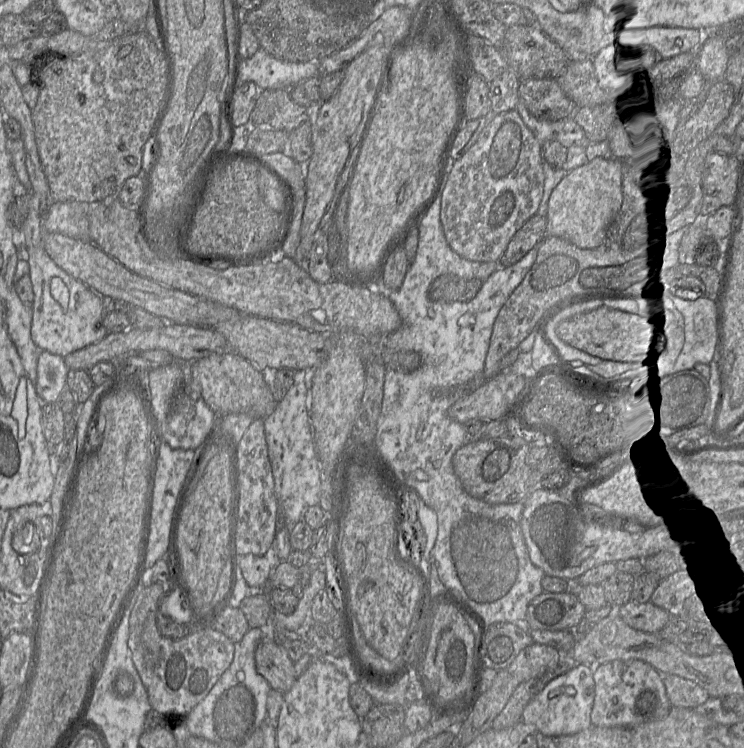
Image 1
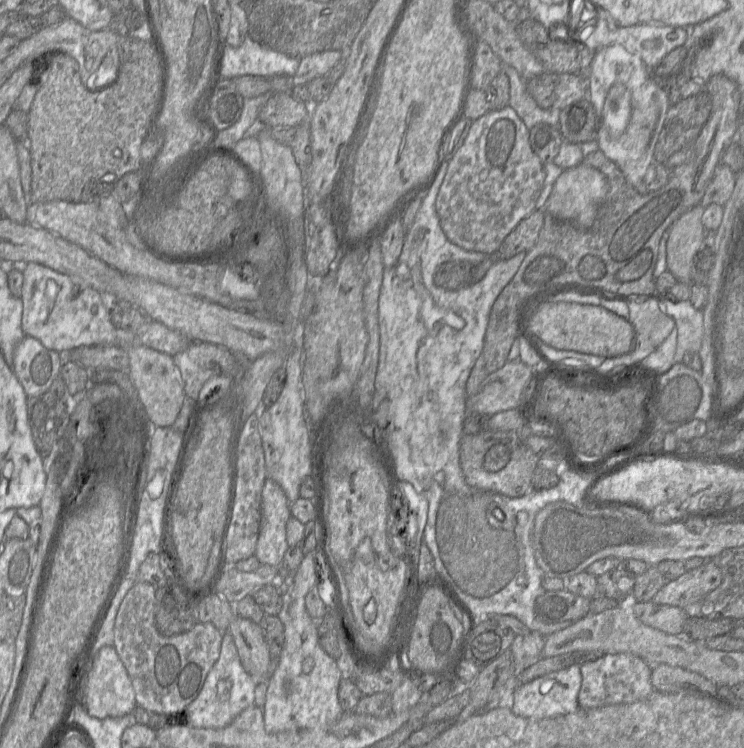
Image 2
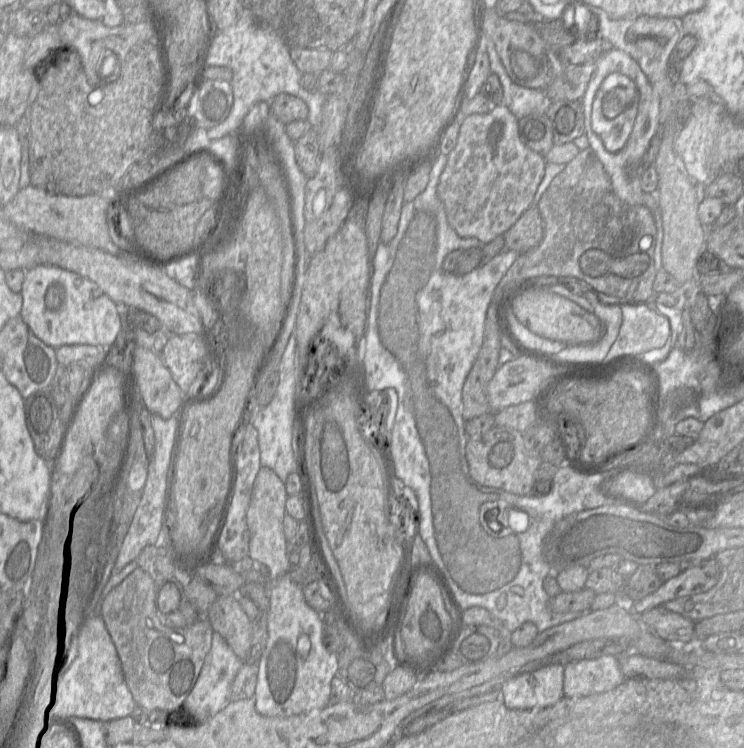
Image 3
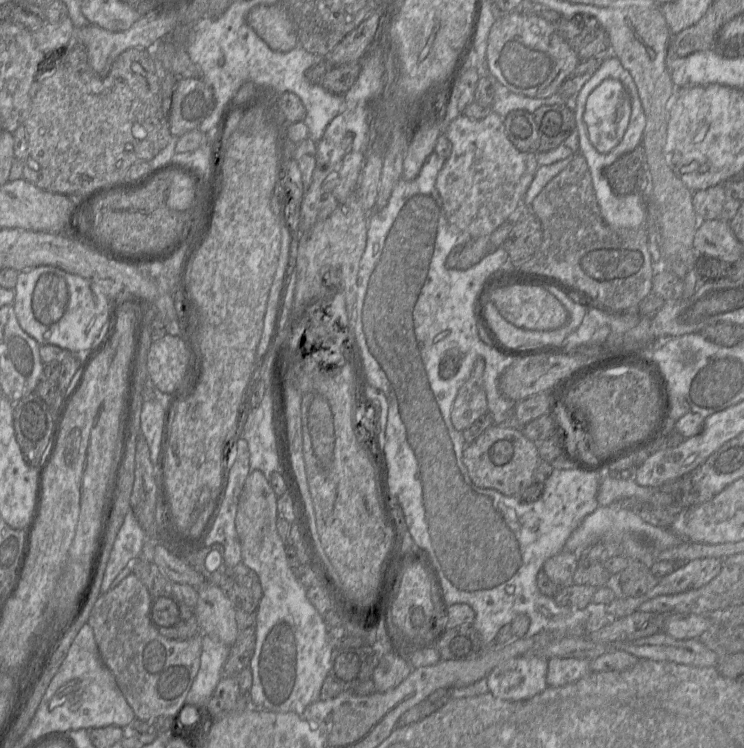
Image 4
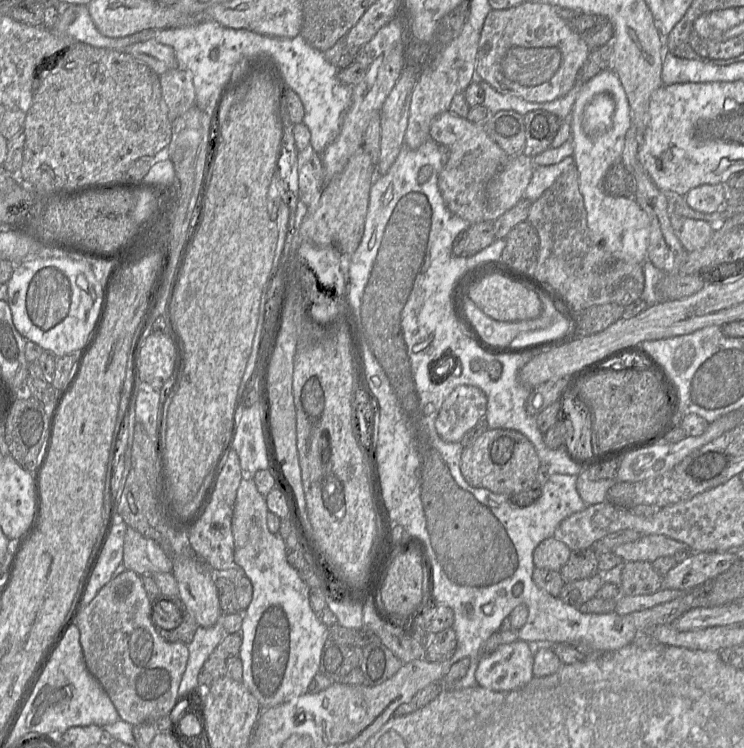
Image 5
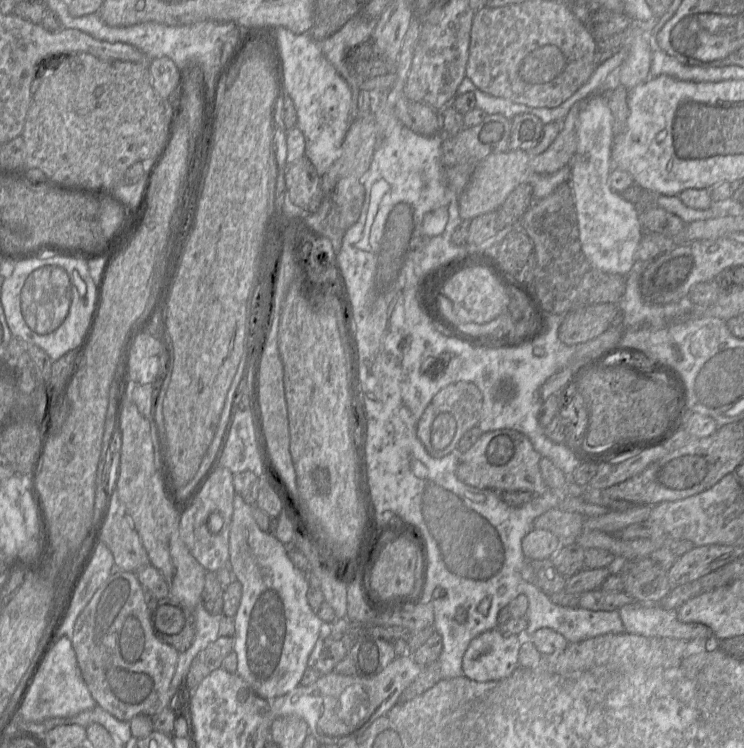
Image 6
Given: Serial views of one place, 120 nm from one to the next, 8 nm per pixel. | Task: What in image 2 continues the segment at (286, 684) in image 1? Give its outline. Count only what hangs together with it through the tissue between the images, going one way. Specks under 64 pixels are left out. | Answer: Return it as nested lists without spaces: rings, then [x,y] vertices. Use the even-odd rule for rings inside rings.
[[[235,616],[231,621],[226,632],[229,633],[236,645],[241,663],[252,677],[268,677],[274,670],[274,660],[269,651],[269,647],[264,639],[262,629],[259,624],[243,618],[241,616]]]

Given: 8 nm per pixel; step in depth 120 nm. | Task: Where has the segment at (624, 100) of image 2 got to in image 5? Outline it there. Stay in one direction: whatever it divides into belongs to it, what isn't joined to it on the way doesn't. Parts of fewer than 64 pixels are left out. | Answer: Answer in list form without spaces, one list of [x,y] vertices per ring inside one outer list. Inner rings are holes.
[[[607,94],[596,95],[587,105],[583,115],[583,129],[590,138],[598,138],[613,126],[615,101]]]

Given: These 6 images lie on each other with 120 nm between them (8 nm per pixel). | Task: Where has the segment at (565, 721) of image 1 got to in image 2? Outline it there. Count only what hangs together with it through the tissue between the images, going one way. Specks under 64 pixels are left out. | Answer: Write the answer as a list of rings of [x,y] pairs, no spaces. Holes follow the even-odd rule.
[[[572,665],[518,686],[513,692],[513,713],[522,717],[541,719],[575,712],[580,708],[578,704],[582,682],[580,666]]]

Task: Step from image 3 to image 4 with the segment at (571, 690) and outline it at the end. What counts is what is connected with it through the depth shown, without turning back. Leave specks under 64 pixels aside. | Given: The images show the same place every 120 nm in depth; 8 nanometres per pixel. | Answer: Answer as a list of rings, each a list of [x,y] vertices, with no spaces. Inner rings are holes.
[[[551,658],[548,660],[548,686],[559,687],[574,683],[591,672],[590,660],[579,658]]]

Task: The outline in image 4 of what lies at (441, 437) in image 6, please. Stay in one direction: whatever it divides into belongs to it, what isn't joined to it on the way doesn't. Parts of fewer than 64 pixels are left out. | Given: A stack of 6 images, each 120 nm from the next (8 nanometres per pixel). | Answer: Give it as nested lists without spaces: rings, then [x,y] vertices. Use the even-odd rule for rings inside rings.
[[[478,358],[470,378],[459,388],[451,410],[451,422],[458,431],[464,431],[488,412],[487,396],[483,384],[485,360]]]

